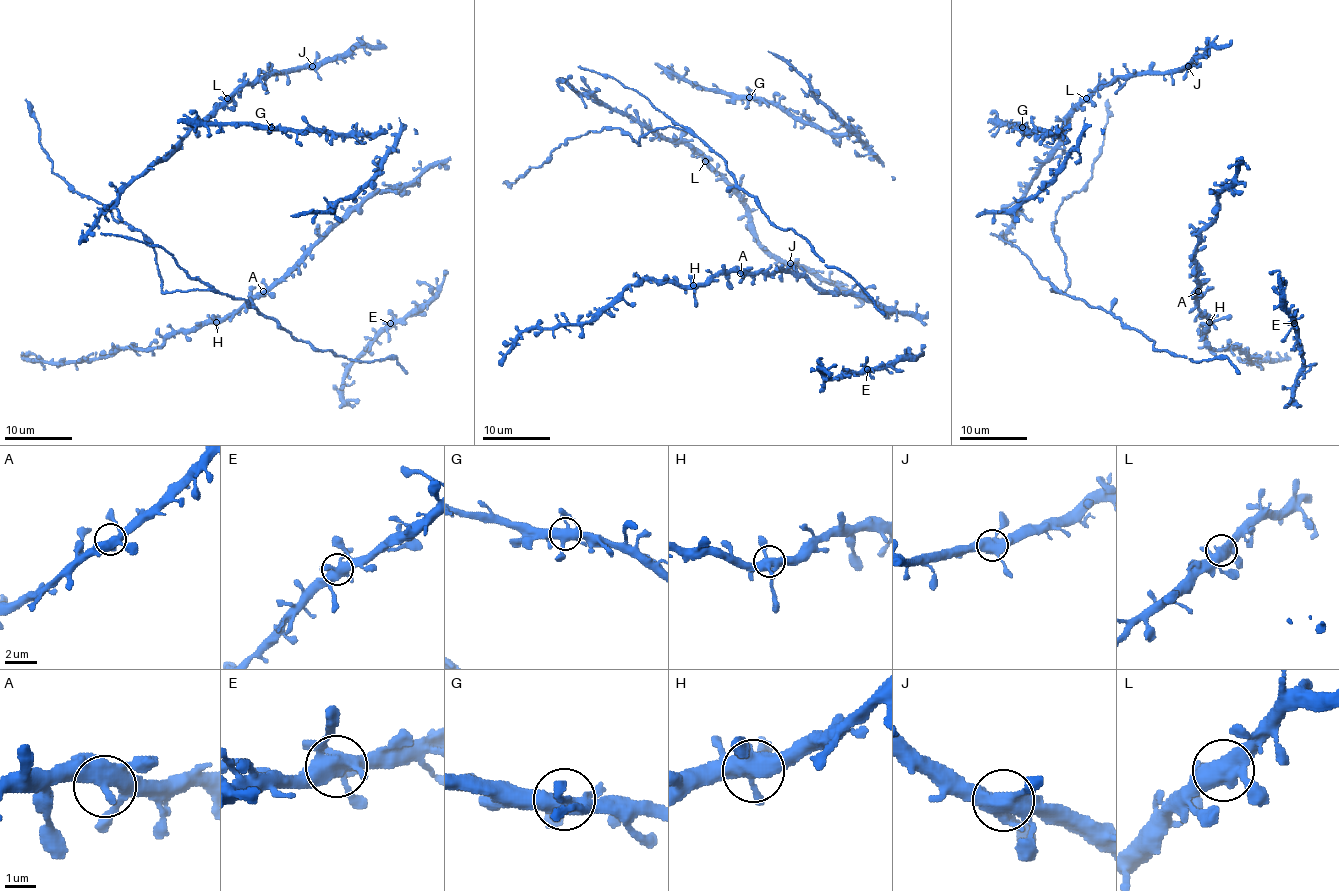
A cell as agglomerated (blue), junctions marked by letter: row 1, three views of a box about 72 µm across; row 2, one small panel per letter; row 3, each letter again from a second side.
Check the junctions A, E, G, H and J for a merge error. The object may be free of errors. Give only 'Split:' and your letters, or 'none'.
Split: none

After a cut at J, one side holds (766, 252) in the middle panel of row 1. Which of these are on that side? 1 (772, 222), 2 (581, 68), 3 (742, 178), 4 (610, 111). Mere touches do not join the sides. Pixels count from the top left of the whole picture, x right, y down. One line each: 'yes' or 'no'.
1: no
2: no
3: yes
4: yes

